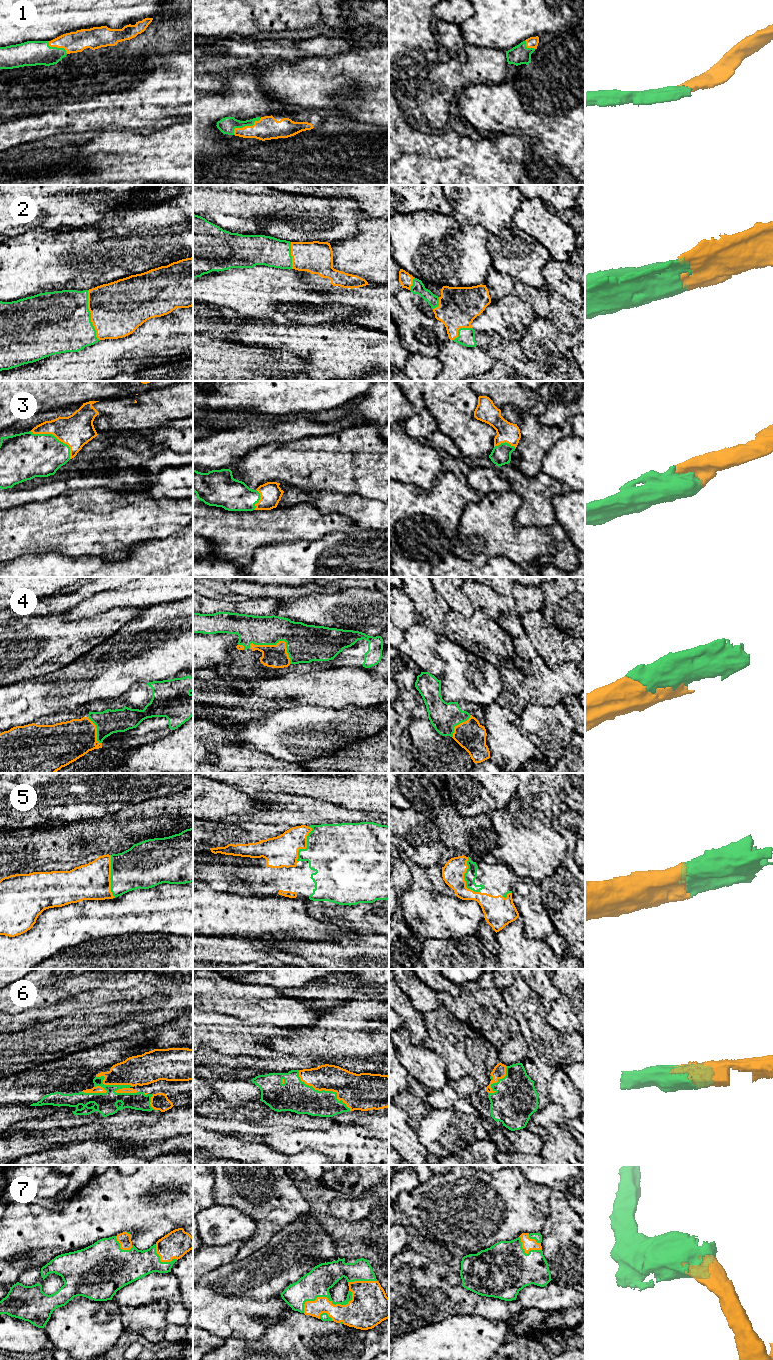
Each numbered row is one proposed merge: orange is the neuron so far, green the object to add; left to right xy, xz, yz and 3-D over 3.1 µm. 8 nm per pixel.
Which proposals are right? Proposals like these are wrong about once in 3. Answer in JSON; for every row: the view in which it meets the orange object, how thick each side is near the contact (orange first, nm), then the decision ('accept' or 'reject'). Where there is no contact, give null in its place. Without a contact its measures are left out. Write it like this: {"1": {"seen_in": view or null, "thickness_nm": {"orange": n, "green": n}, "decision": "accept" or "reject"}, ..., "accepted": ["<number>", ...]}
{"1": {"seen_in": "xz", "thickness_nm": {"orange": 190, "green": 130}, "decision": "accept"}, "2": {"seen_in": "xy", "thickness_nm": {"orange": 440, "green": 480}, "decision": "accept"}, "3": {"seen_in": "xy", "thickness_nm": {"orange": 260, "green": 360}, "decision": "accept"}, "4": {"seen_in": "xz", "thickness_nm": {"orange": 190, "green": 300}, "decision": "accept"}, "5": {"seen_in": "xz", "thickness_nm": {"orange": 260, "green": 460}, "decision": "accept"}, "6": {"seen_in": "xz", "thickness_nm": {"orange": 260, "green": 260}, "decision": "accept"}, "7": {"seen_in": "xz", "thickness_nm": {"orange": 190, "green": 220}, "decision": "accept"}, "accepted": ["1", "2", "3", "4", "5", "6", "7"]}

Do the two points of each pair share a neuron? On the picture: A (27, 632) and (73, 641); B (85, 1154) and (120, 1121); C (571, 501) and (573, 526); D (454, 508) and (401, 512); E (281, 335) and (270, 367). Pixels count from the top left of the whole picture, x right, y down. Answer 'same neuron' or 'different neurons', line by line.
A: same neuron
B: different neurons
C: same neuron
D: same neuron
E: different neurons

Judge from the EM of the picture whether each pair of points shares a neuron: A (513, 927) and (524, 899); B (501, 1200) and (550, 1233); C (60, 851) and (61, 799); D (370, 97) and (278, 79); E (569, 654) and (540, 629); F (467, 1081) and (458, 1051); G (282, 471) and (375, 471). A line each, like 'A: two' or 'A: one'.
A: two
B: two
C: two
D: one
E: one
F: two
G: one

